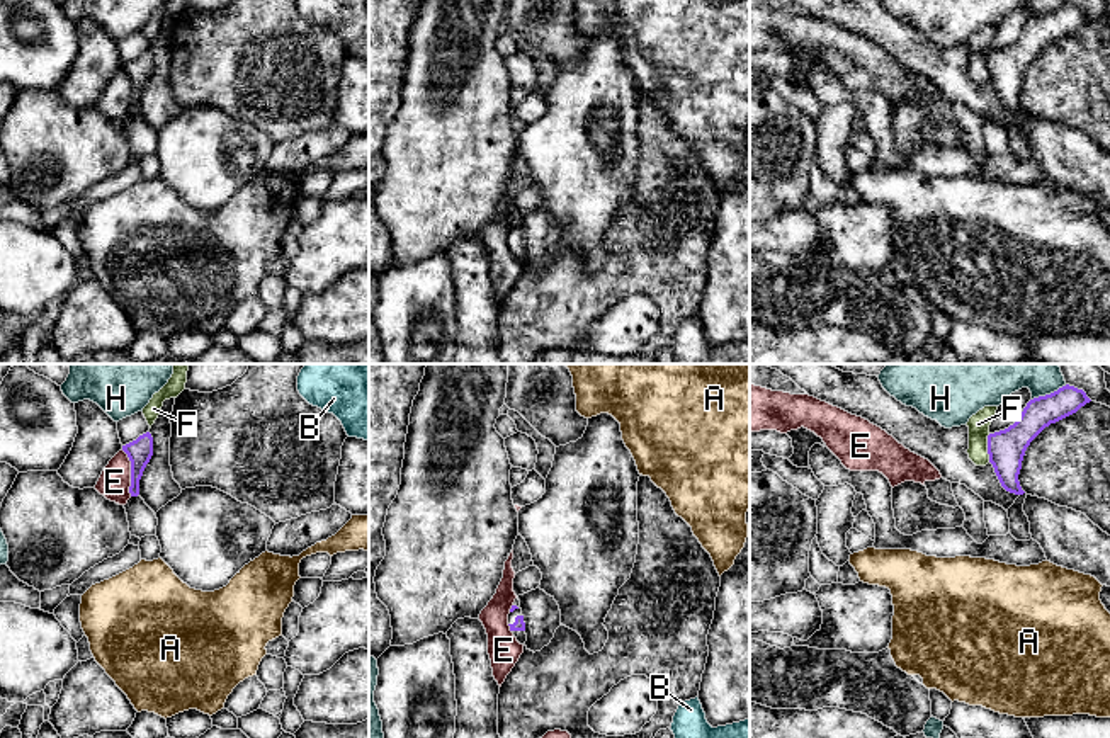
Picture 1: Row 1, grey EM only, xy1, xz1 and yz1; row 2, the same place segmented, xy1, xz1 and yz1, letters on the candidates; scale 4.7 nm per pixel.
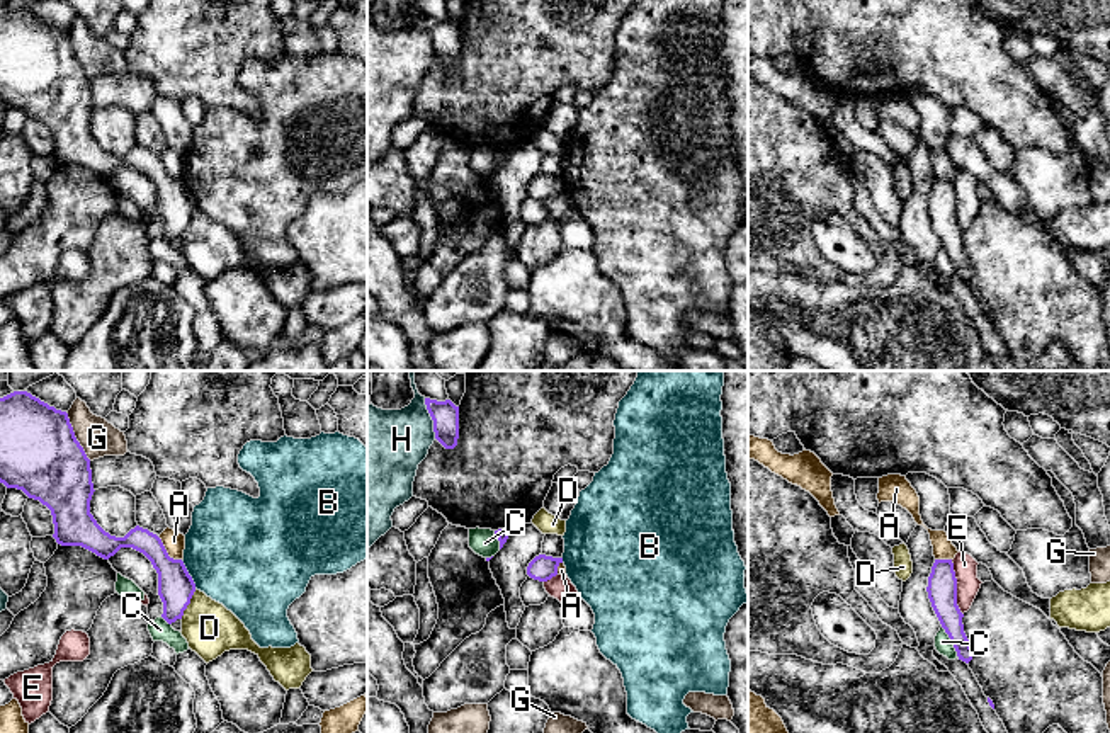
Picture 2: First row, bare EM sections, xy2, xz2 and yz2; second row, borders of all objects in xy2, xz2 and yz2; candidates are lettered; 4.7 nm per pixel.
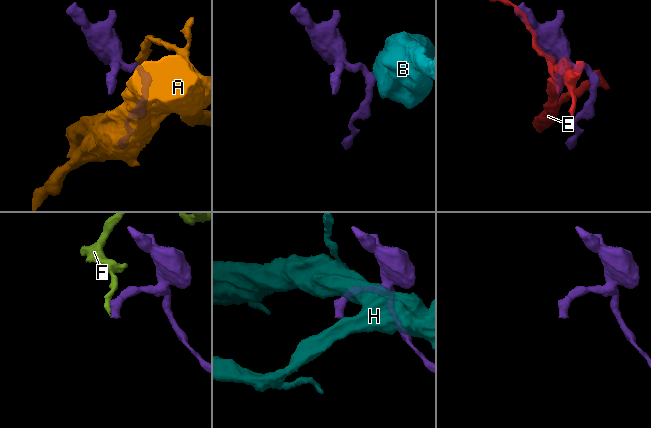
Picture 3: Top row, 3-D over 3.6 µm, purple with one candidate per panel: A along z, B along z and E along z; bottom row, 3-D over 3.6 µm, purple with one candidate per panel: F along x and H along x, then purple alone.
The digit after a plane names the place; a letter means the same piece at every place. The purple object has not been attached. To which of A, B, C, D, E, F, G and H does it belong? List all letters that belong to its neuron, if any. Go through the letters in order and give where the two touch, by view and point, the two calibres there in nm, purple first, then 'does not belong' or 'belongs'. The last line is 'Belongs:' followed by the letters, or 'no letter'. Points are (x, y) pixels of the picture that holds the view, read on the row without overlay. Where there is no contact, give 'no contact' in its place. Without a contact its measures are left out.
A: meets purple in xy2 at (167, 172); 180 nm thick on the purple side, 100 nm on the other; does not belong
B: meets purple in xy2 at (187, 193); 180 nm thick on the purple side, 480 nm on the other; does not belong
C: meets purple in yz2 at (951, 259); 140 nm thick on the purple side, 80 nm on the other; does not belong
D: meets purple in xy2 at (189, 221); 180 nm thick on the purple side, 240 nm on the other; does not belong
E: meets purple in yz2 at (956, 206); 140 nm thick on the purple side, 110 nm on the other; does not belong
F: meets purple in yz1 at (988, 67); 180 nm thick on the purple side, 100 nm on the other; does not belong
G: meets purple in xy2 at (73, 55); 380 nm thick on the purple side, 170 nm on the other; does not belong
H: meets purple in xz2 at (432, 38); 130 nm thick on the purple side, 340 nm on the other; does not belong
Belongs: no letter

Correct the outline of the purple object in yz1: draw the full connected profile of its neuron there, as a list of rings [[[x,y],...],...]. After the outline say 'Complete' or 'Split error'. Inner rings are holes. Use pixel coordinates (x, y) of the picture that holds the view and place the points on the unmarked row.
[[[1066,3],[1051,14],[1030,19],[1013,44],[988,54],[989,82],[998,99],[1006,111],[1018,116],[1006,129],[1010,153],[1017,160],[1032,158],[1030,141],[1023,131],[1027,112],[1018,100],[1027,66],[1045,46],[1076,32],[1090,20],[1083,9]]]. Split error

